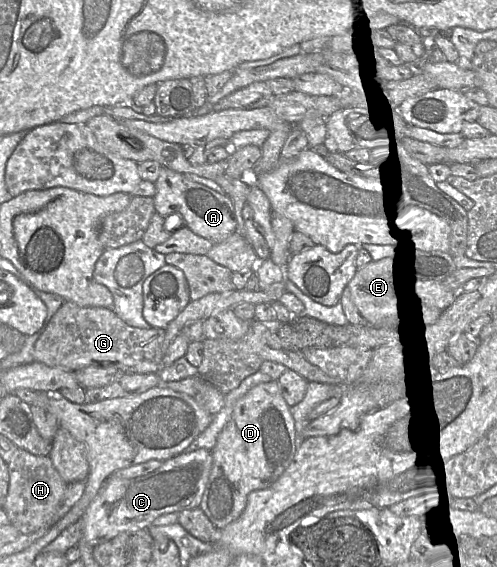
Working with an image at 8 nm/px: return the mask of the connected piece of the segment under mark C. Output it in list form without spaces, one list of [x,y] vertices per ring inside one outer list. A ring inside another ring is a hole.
[[[198,449],[165,460],[156,470],[136,478],[112,475],[81,517],[82,539],[90,546],[96,546],[125,531],[148,529],[163,514],[199,507],[212,462],[211,451]]]

